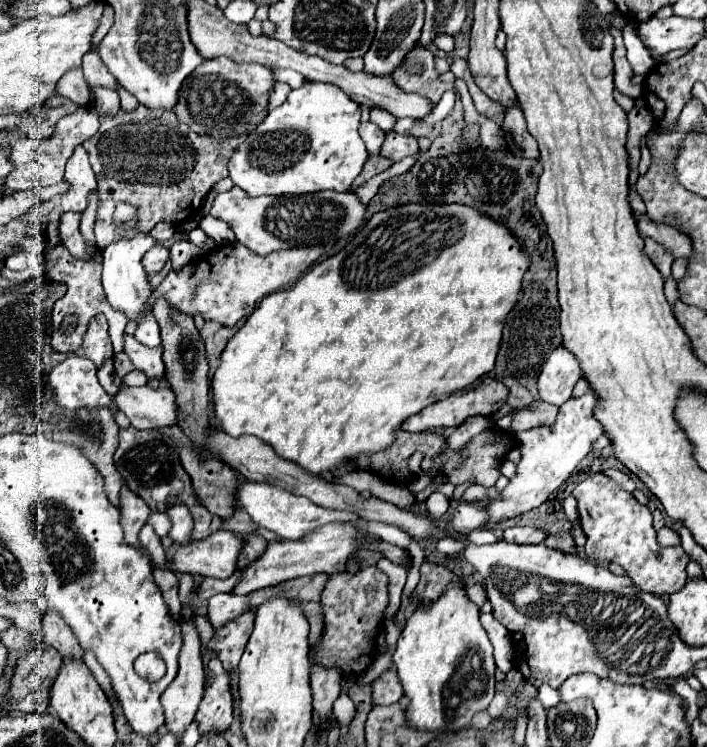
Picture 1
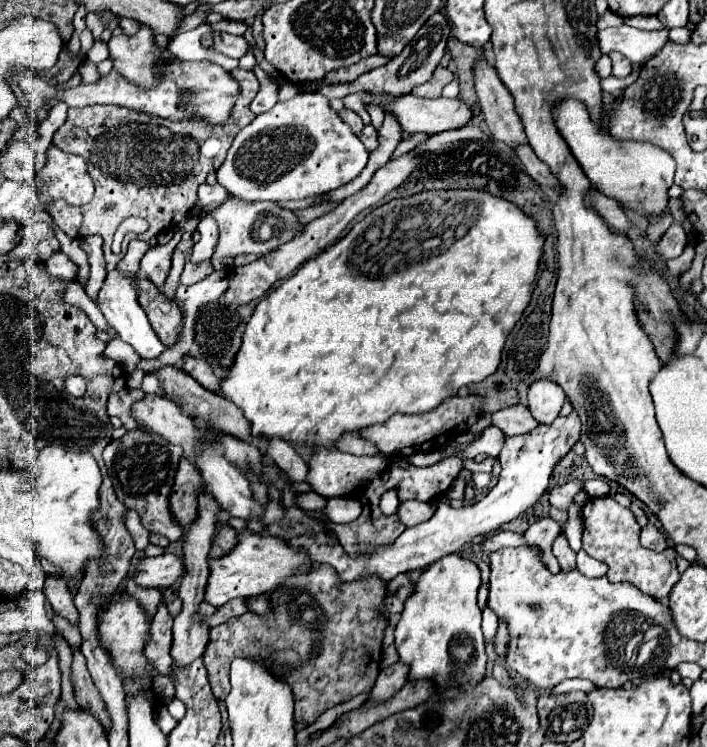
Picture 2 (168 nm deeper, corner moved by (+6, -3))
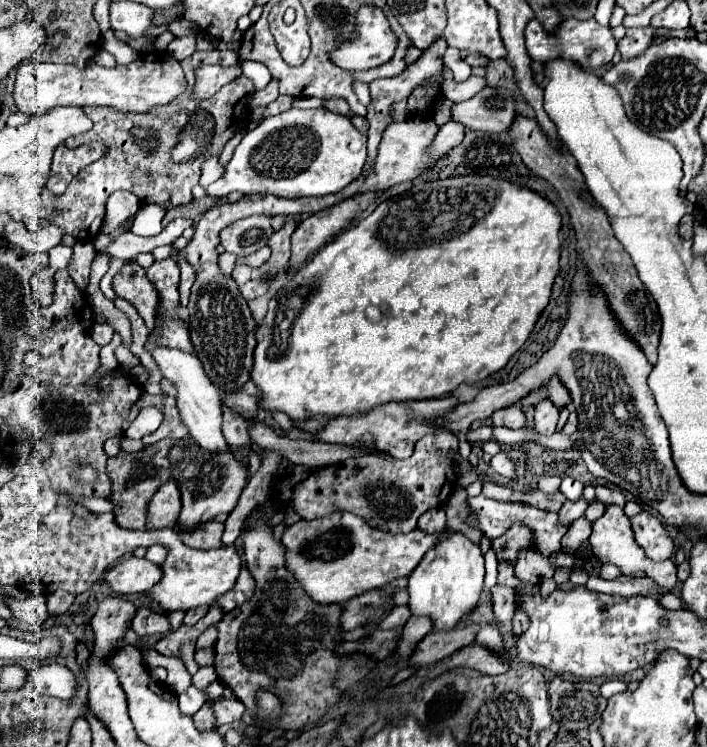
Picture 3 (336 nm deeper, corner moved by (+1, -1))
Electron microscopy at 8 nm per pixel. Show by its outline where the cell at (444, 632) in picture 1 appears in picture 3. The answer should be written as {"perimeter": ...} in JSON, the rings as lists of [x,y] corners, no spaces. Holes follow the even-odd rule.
{"perimeter":[[[447,532],[423,556],[423,562],[409,576],[409,608],[415,616],[431,616],[433,630],[453,630],[455,624],[469,614],[479,600],[483,588],[483,552],[461,532]]]}

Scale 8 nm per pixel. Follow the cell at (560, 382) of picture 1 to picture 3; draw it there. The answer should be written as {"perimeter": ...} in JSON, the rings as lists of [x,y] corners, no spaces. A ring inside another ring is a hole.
{"perimeter":[[[549,398],[535,406],[535,430],[539,434],[551,436],[555,432],[557,420],[559,420],[559,408],[555,408]]]}

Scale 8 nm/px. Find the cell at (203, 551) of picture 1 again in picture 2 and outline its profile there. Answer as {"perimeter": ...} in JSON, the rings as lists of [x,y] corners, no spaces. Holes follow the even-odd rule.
{"perimeter":[[[164,552],[154,558],[140,560],[134,580],[144,588],[168,588],[184,576],[184,558]]]}

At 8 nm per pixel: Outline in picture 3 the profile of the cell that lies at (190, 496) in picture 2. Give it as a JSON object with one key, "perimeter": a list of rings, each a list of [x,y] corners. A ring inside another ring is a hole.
{"perimeter":[[[171,480],[167,486],[159,486],[157,494],[153,494],[147,506],[147,530],[173,526],[179,518],[179,510],[181,510],[179,490]]]}

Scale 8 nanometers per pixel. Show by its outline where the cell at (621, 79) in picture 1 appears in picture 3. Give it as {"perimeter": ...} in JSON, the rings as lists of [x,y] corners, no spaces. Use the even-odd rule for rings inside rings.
{"perimeter":[[[653,26],[627,28],[625,36],[617,43],[617,50],[623,58],[633,58],[651,46],[653,36],[657,36]]]}

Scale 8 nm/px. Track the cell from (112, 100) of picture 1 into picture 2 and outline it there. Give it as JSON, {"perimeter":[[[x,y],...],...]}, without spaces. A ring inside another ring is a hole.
{"perimeter":[[[84,60],[80,66],[78,66],[78,72],[82,76],[82,84],[94,84],[94,80],[98,80],[98,70],[96,70],[96,64],[92,64],[90,60]]]}

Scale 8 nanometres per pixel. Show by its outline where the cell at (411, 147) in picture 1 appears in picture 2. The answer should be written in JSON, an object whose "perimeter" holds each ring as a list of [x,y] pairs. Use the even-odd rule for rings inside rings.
{"perimeter":[[[372,124],[364,126],[364,130],[360,134],[360,140],[368,148],[368,152],[374,152],[374,148],[378,148],[378,130]]]}

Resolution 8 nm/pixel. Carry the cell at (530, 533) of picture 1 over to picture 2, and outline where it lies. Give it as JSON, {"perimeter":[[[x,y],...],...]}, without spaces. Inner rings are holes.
{"perimeter":[[[542,518],[542,520],[534,522],[534,524],[530,524],[530,528],[522,534],[526,544],[536,544],[536,546],[543,549],[544,556],[547,558],[547,568],[552,574],[557,574],[561,570],[551,548],[552,538],[558,536],[560,532],[562,532],[562,528],[552,518]],[[546,524],[550,524],[550,528]]]}

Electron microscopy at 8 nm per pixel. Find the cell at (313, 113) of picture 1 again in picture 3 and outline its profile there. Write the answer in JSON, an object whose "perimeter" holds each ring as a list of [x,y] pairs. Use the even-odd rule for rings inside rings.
{"perimeter":[[[291,108],[283,114],[265,118],[263,122],[259,122],[255,130],[247,132],[241,144],[237,146],[231,162],[225,166],[225,176],[219,178],[215,184],[209,184],[205,192],[211,198],[223,198],[235,190],[241,190],[243,194],[271,192],[275,196],[285,196],[285,198],[337,194],[355,178],[359,178],[365,166],[365,160],[367,160],[367,136],[361,134],[349,122],[347,116],[339,116],[323,108],[315,108],[315,110]]]}

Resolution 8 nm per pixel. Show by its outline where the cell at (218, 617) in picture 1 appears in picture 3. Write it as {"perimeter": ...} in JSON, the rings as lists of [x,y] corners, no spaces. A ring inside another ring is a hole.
{"perimeter":[[[199,606],[199,608],[191,608],[191,610],[187,610],[185,612],[185,618],[183,618],[183,624],[187,624],[187,626],[193,626],[195,622],[199,622],[205,614],[207,614],[207,606]]]}

